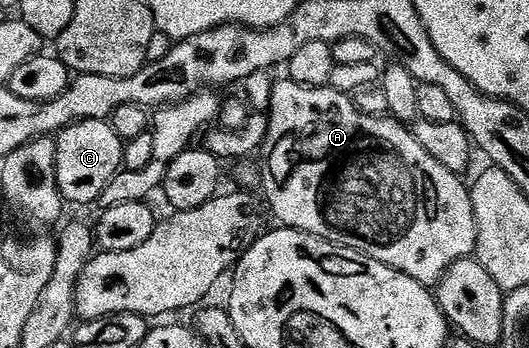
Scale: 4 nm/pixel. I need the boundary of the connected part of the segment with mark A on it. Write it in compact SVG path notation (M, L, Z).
M288 79L278 80L271 91L271 99L267 110L269 118L269 130L265 136L263 146L263 158L265 166L259 169L259 185L265 188L264 200L270 214L278 217L280 224L287 229L298 229L300 233L310 233L324 241L330 241L332 245L342 245L348 249L359 251L371 259L379 259L379 263L389 265L395 271L415 279L426 287L436 286L441 276L455 263L464 257L474 256L476 247L476 219L472 209L472 195L470 186L461 182L458 174L447 171L443 163L438 163L419 147L415 135L402 122L393 120L386 115L384 117L371 117L357 110L356 100L348 93L340 93L328 87L324 89L312 89L306 85L300 85Z

